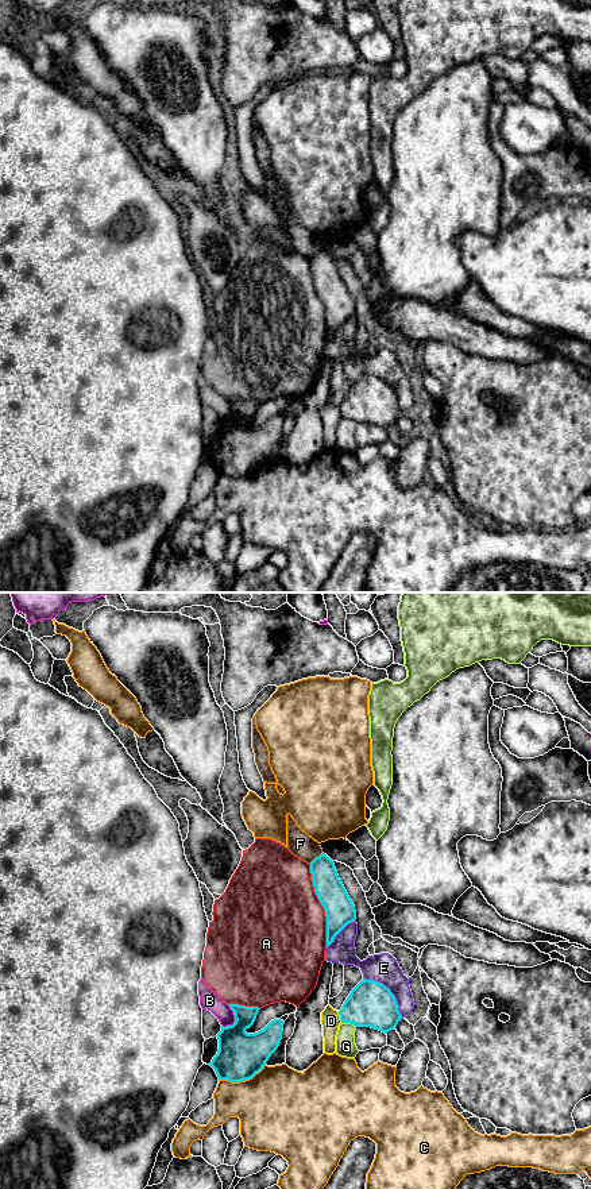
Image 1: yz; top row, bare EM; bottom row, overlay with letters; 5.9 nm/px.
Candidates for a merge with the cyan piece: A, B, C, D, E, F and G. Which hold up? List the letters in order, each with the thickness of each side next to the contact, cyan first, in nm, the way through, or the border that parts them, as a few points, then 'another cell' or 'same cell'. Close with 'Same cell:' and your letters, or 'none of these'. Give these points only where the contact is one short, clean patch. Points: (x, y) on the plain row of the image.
A: 180 nm thick on the cyan side, 500 nm on the other; another cell
B: 280 nm thick on the cyan side, 110 nm on the other; another cell
C: 280 nm thick on the cyan side, 440 nm on the other; another cell
D: 280 nm thick on the cyan side, 110 nm on the other; another cell
E: 280 nm thick on the cyan side, 180 nm on the other; another cell
F: 170 nm thick on the cyan side, 150 nm on the other; border along yz (321, 247), (309, 258); another cell
G: 280 nm thick on the cyan side, 120 nm on the other; another cell
Same cell: none of these

